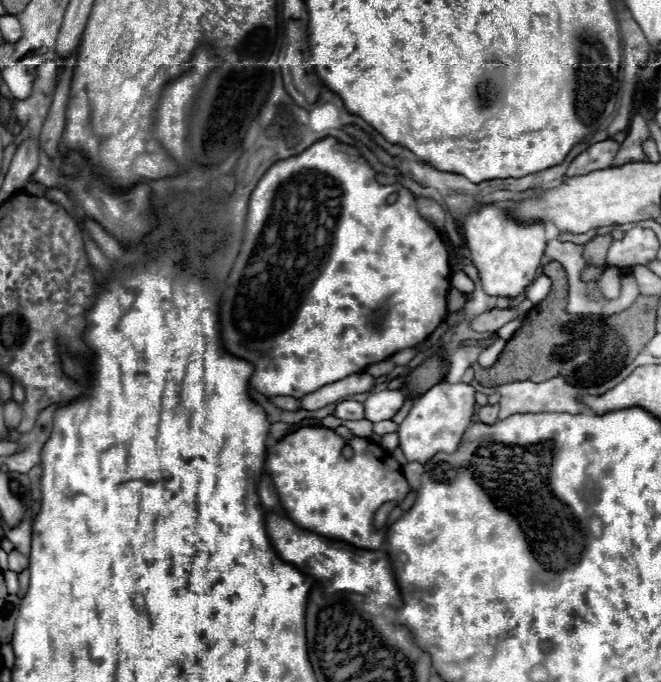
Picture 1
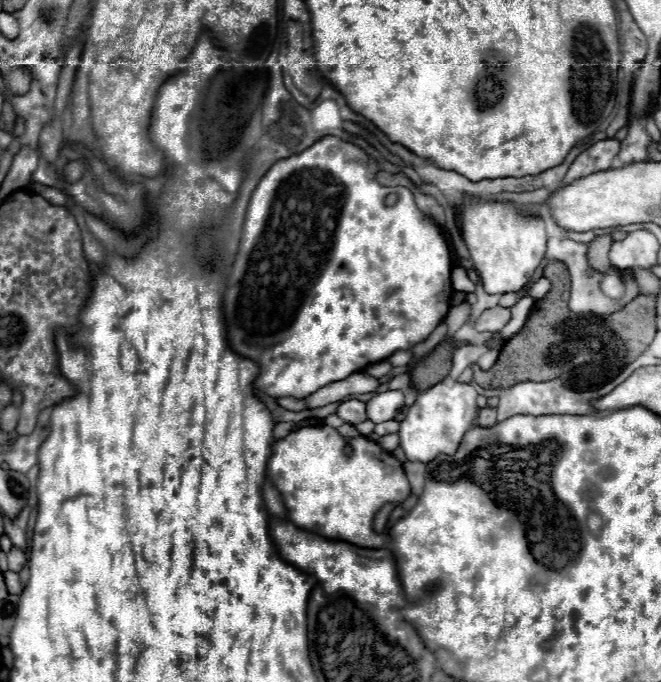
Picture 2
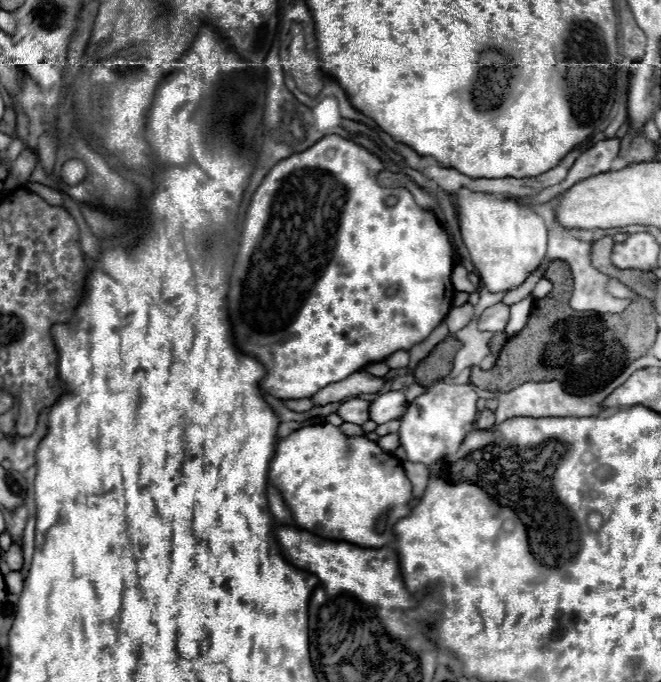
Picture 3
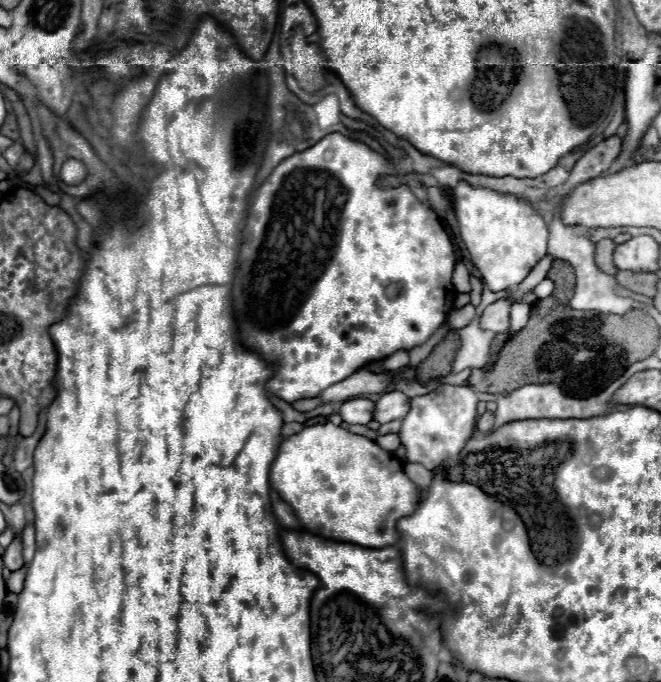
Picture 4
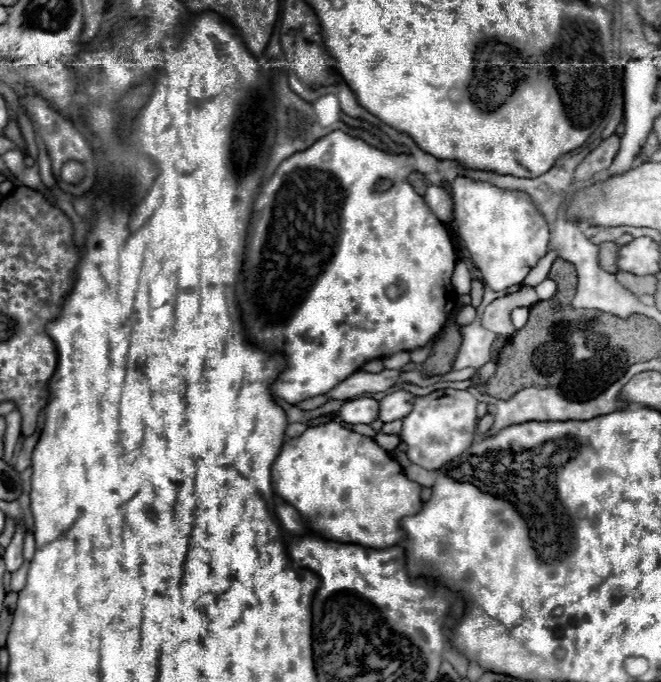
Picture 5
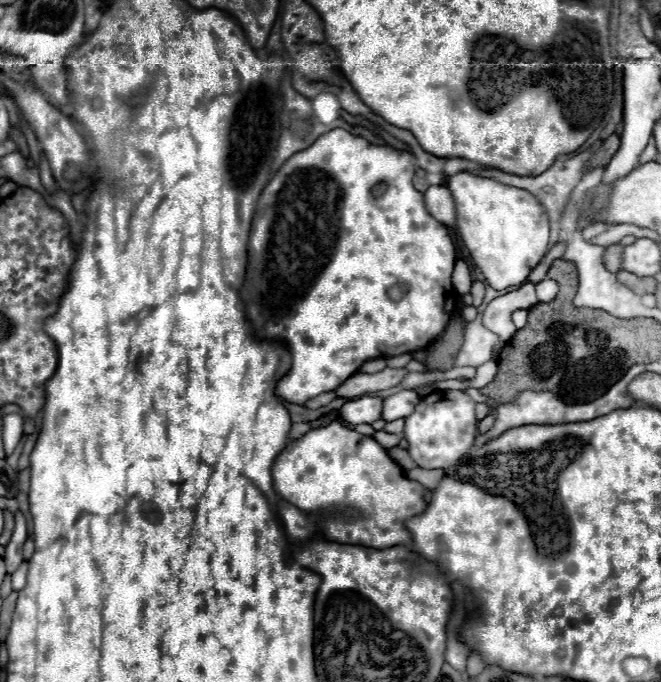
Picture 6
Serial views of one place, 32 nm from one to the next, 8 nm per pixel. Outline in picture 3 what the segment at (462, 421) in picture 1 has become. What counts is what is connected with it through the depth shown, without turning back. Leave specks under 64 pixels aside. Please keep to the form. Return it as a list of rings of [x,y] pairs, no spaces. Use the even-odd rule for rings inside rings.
[[[438,382],[420,394],[408,406],[408,412],[404,414],[398,430],[400,446],[406,450],[406,458],[410,462],[422,462],[428,466],[440,460],[440,456],[452,456],[452,452],[458,452],[464,436],[476,426],[476,402],[478,394],[472,384]]]

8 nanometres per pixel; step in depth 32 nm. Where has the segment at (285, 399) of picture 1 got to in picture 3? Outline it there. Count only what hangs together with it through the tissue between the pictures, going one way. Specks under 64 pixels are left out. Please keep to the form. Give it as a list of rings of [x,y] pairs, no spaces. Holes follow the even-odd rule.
[[[300,398],[300,400],[282,400],[286,408],[294,410],[294,412],[306,412],[312,410],[312,402],[308,398]]]

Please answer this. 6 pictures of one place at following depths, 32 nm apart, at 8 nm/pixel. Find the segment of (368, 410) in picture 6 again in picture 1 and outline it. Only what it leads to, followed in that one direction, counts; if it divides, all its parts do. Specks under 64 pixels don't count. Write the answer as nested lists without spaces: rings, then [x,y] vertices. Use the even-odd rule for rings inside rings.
[[[342,400],[336,404],[334,416],[340,420],[362,420],[364,418],[364,406],[356,400]]]

